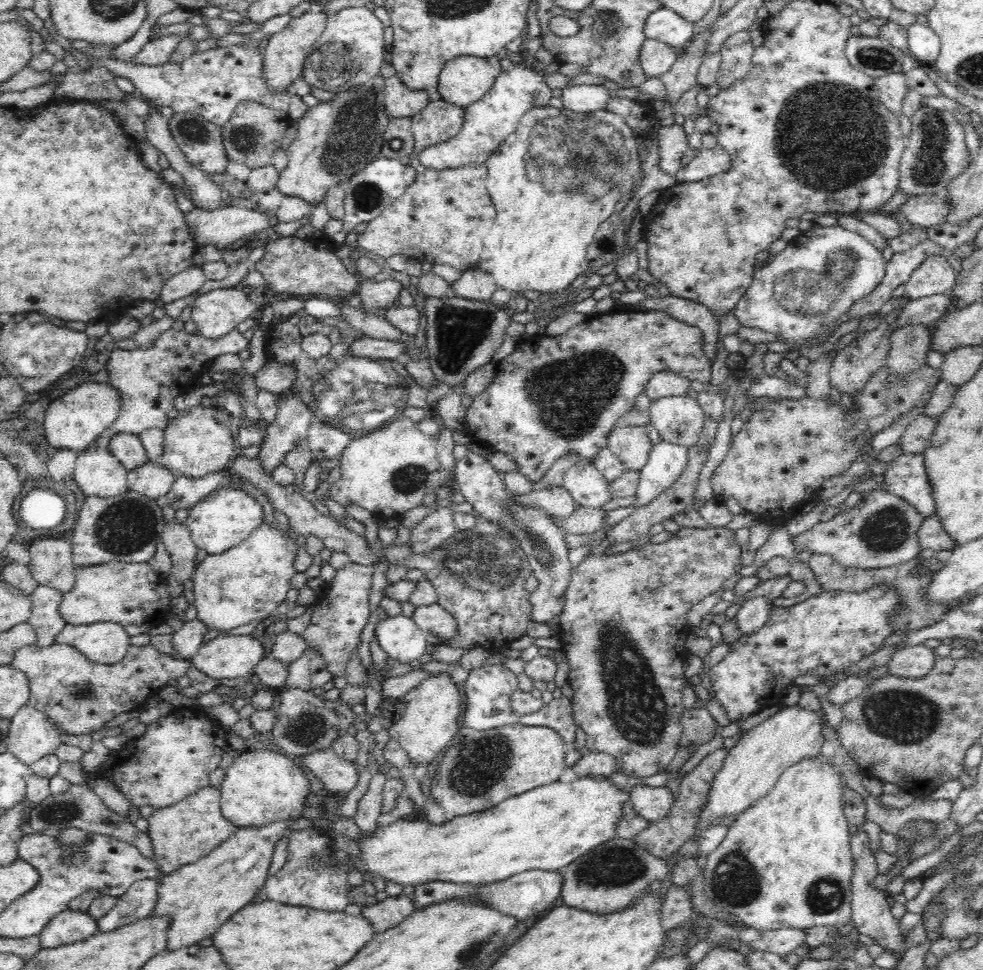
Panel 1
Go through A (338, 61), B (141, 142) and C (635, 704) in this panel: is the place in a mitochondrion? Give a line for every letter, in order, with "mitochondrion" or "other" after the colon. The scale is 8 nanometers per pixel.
A: mitochondrion
B: other
C: mitochondrion

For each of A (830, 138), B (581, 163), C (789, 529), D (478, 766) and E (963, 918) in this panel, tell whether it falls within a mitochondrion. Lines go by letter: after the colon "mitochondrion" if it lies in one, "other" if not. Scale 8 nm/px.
A: mitochondrion
B: mitochondrion
C: other
D: mitochondrion
E: mitochondrion

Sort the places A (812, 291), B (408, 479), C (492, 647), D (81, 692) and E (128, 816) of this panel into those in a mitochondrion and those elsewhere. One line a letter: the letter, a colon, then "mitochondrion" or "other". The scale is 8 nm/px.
A: mitochondrion
B: mitochondrion
C: other
D: mitochondrion
E: other

